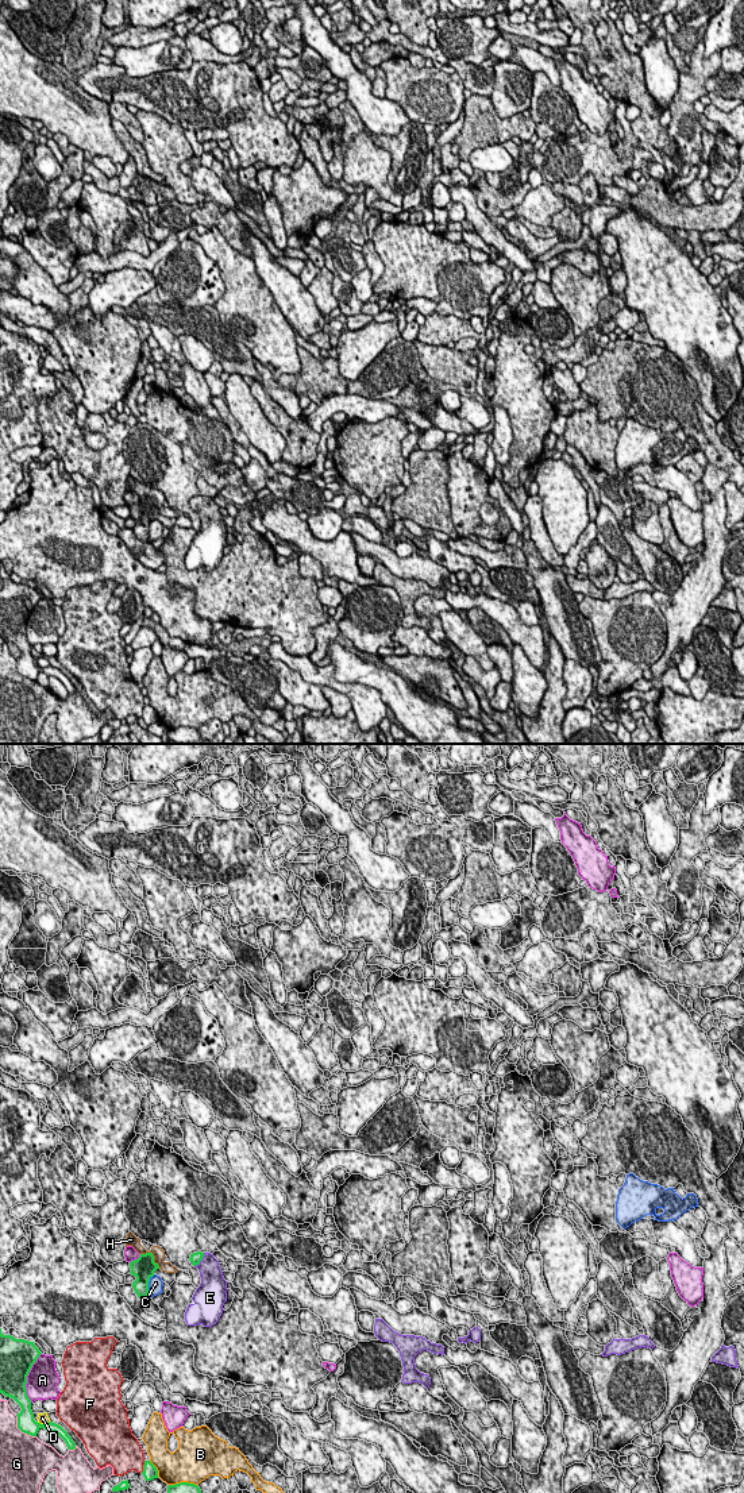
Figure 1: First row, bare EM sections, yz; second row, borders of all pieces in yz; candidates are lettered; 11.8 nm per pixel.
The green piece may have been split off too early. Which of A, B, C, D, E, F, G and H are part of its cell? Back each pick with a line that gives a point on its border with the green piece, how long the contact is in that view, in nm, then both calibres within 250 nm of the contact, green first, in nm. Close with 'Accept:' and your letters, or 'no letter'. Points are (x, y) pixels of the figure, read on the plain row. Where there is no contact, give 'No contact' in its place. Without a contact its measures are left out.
E: Touches green at yz (201, 502). Shared border 220 nm. Thickness 130 nm (green) against 260 nm
Accept: E

